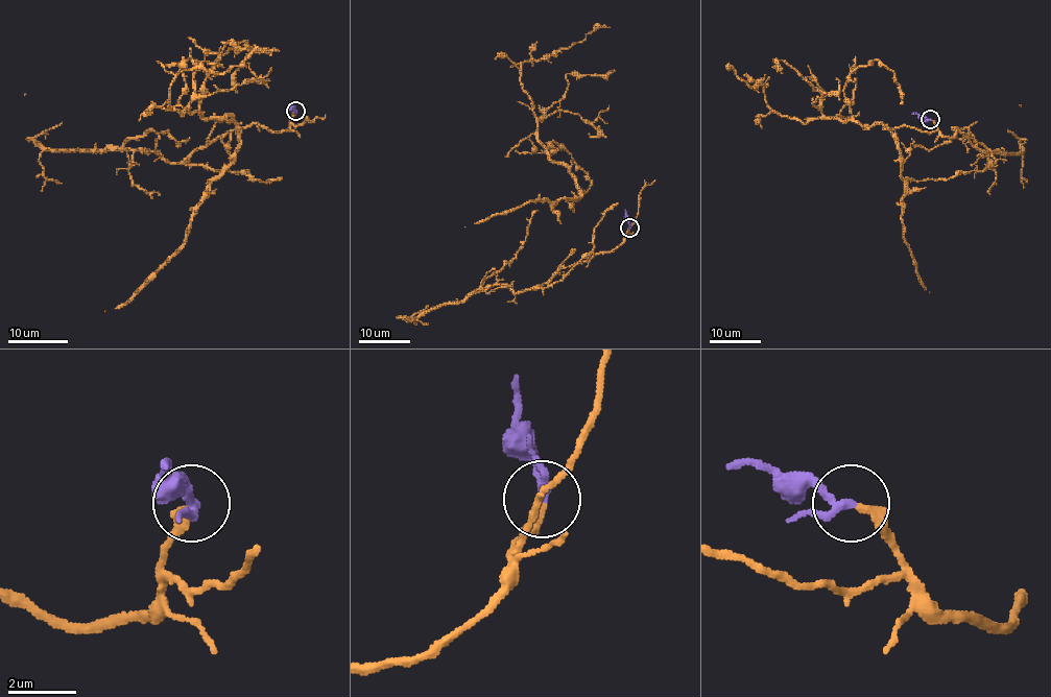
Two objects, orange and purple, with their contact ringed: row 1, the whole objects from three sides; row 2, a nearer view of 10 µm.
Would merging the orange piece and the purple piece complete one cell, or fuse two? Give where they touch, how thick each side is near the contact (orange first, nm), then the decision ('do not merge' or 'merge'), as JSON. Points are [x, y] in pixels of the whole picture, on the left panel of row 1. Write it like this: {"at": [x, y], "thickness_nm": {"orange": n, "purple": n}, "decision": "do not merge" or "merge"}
{"at": [295, 111], "thickness_nm": {"orange": 280, "purple": 200}, "decision": "merge"}

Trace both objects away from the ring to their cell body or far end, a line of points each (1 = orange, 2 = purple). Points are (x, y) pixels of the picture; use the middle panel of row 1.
1: (629, 229), (529, 290), (481, 287), (536, 211), (580, 195), (538, 139), (522, 64), (610, 27)
2: (629, 226), (625, 209)

